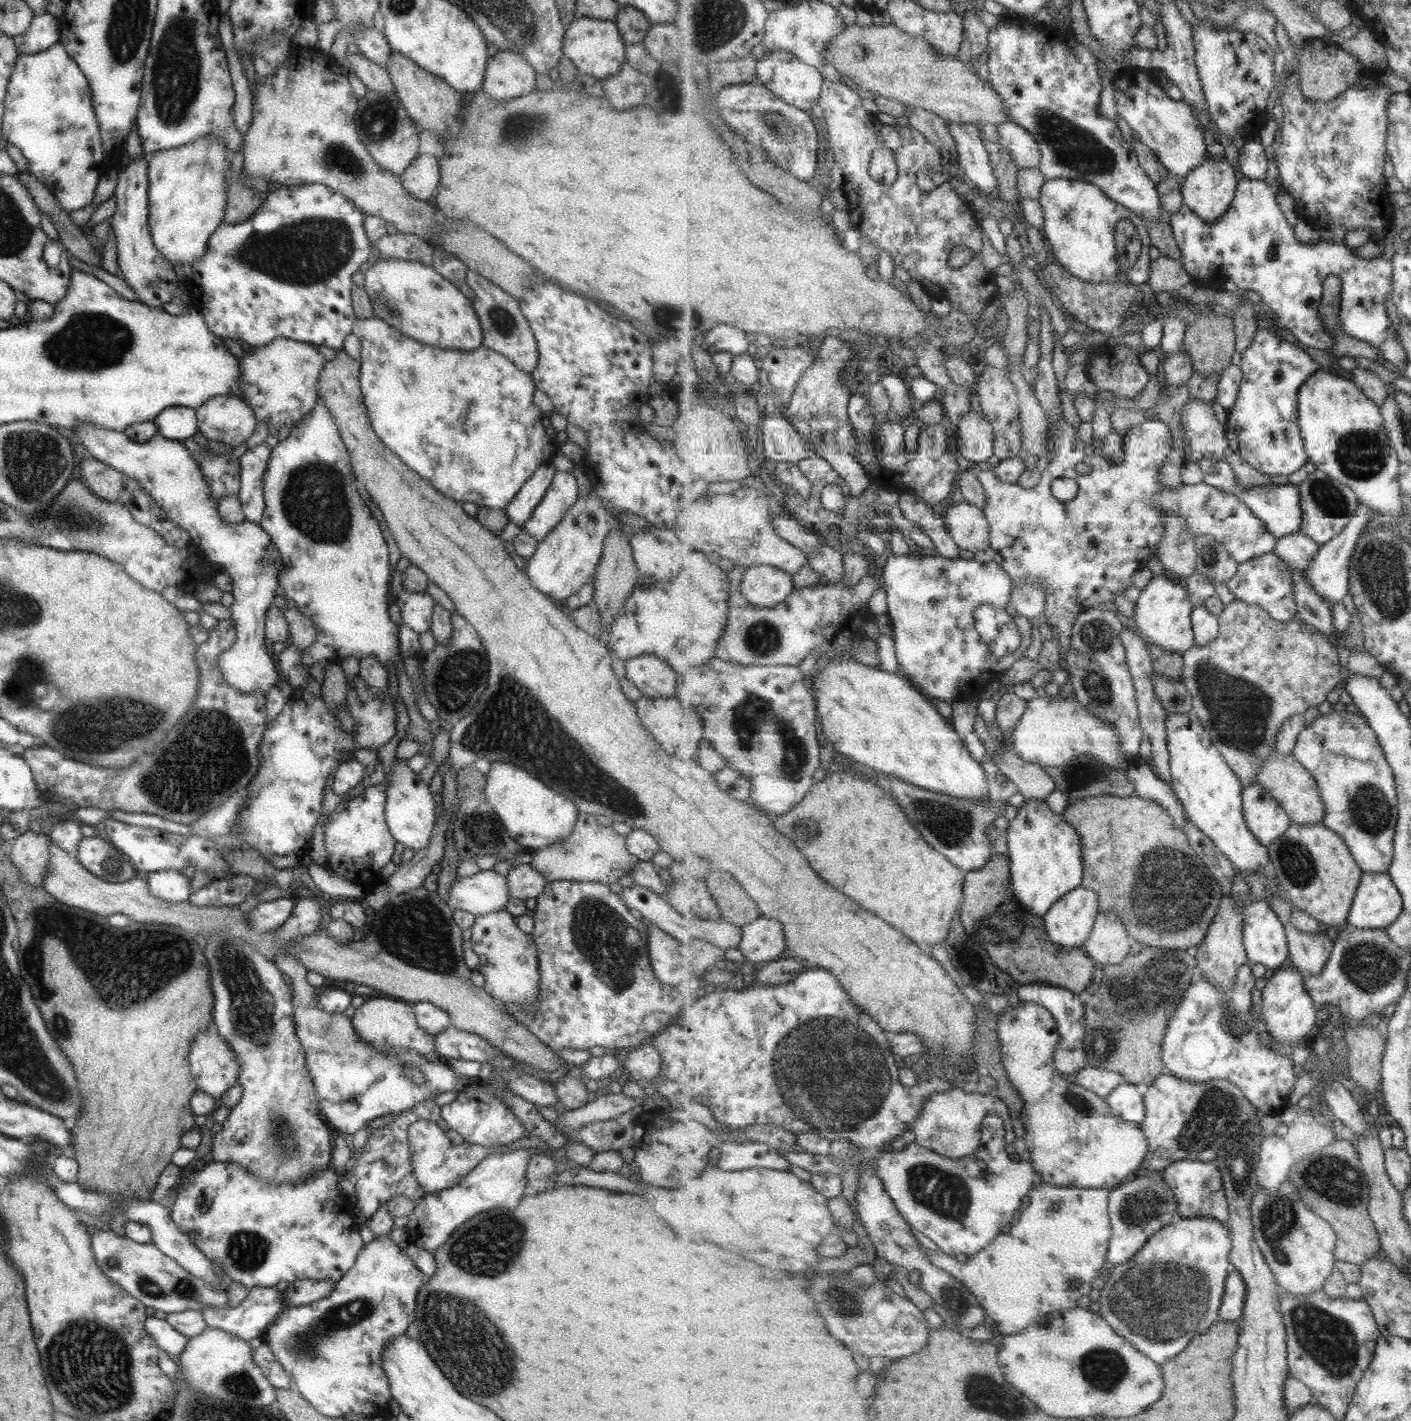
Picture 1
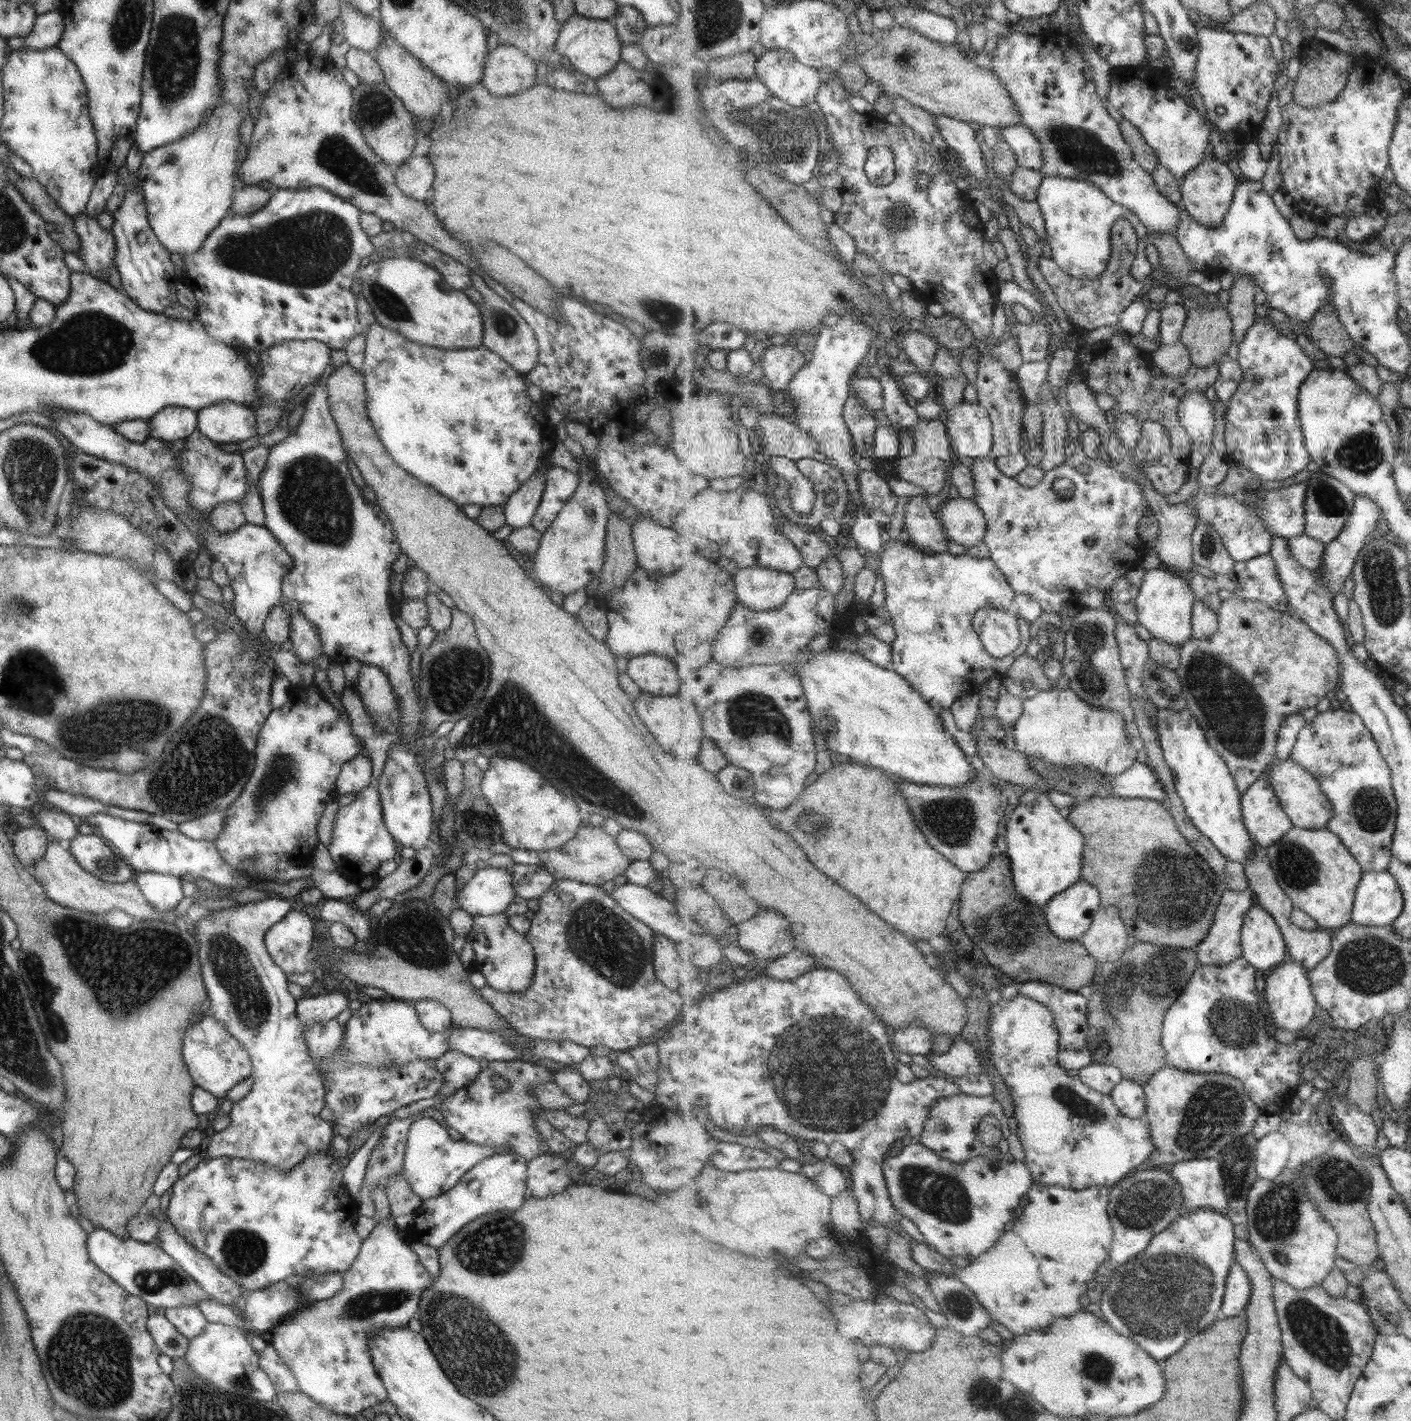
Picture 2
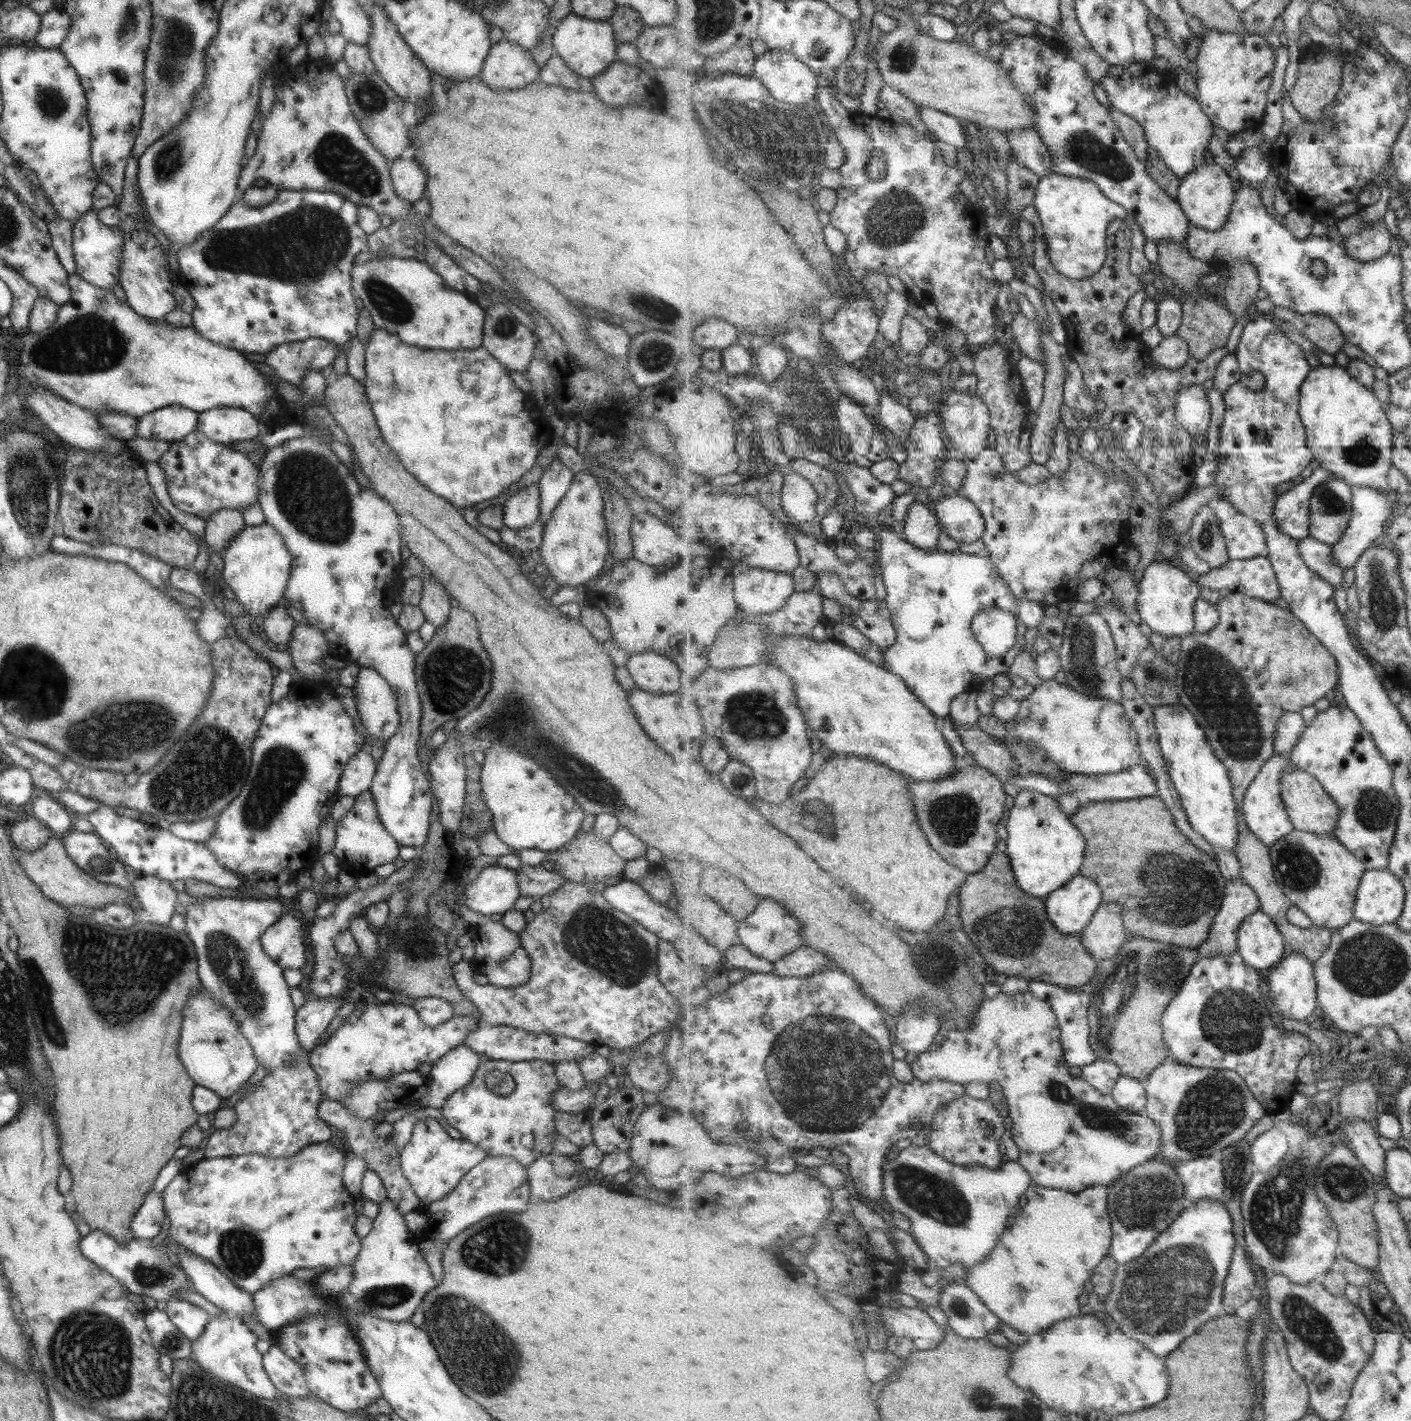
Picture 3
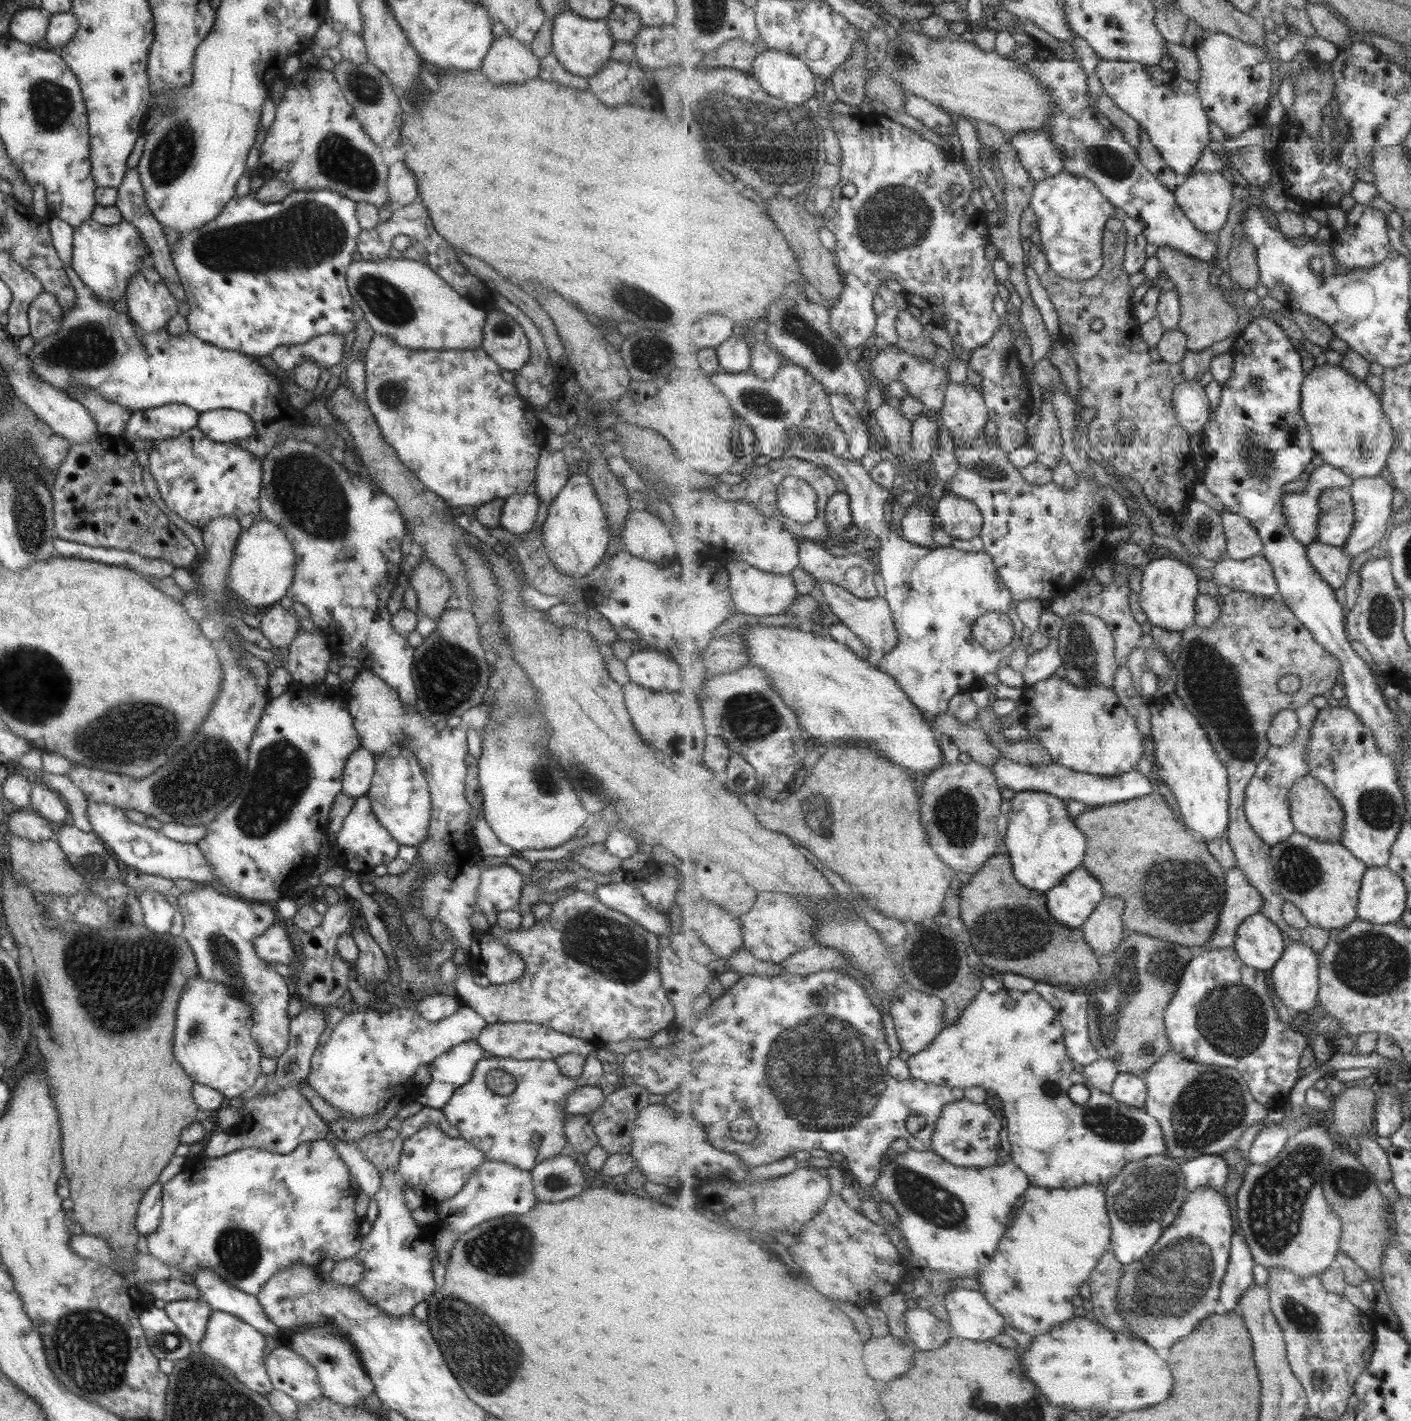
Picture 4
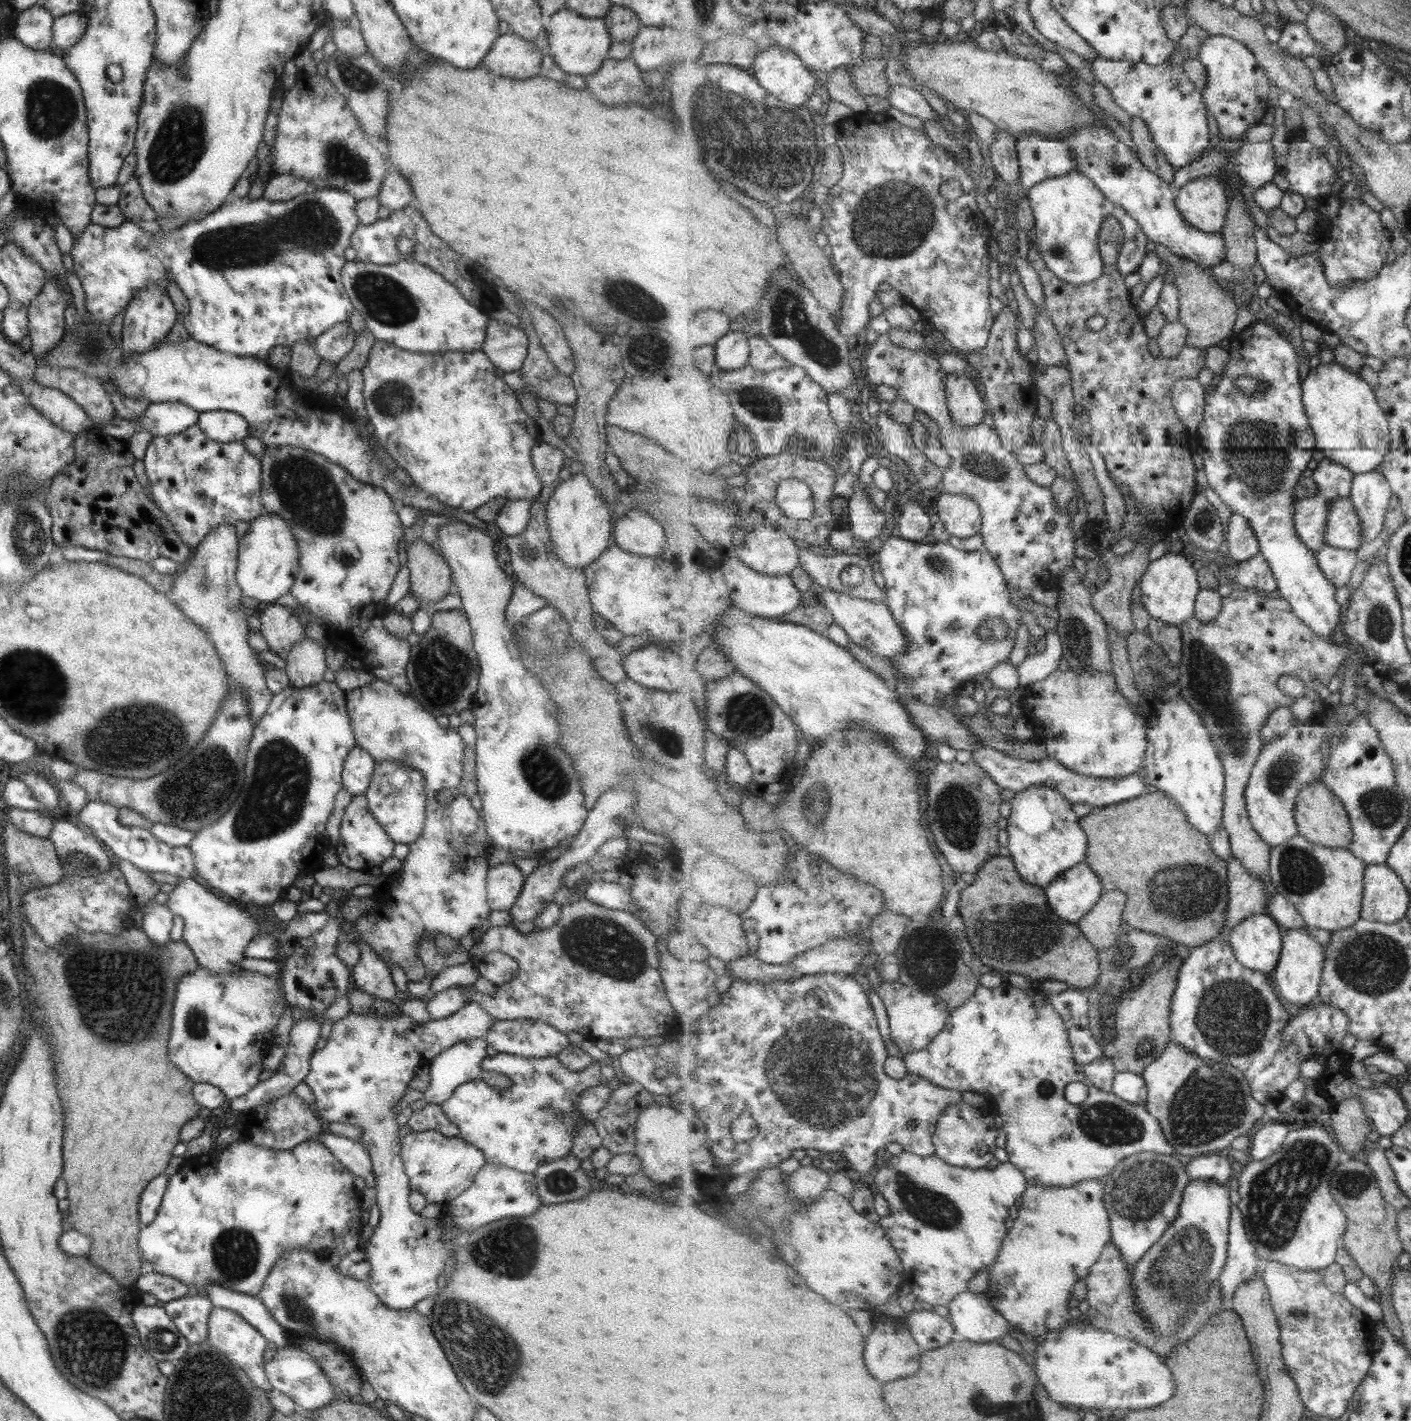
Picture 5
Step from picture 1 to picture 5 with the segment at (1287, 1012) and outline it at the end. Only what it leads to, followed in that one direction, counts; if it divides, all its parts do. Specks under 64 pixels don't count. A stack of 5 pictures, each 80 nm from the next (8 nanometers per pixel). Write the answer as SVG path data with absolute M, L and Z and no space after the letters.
M1288 929L1284 932L1284 946L1280 954L1280 961L1273 972L1276 990L1284 998L1298 1008L1311 1004L1320 996L1322 974L1324 973L1324 960L1326 949L1321 943L1305 929Z

